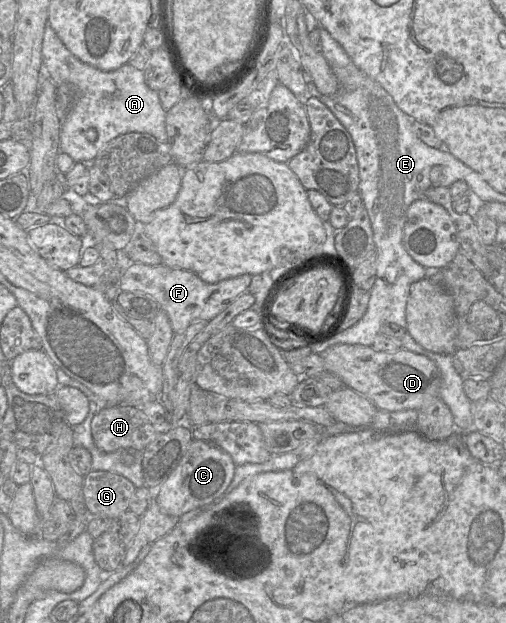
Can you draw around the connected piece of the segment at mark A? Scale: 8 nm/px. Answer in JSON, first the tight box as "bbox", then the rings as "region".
{"bbox":[42,23,167,152],"region":[[[47,23],[42,42],[42,62],[46,75],[55,83],[72,83],[78,88],[78,100],[72,109],[70,116],[74,115],[74,122],[82,121],[88,124],[88,132],[94,129],[97,133],[95,147],[99,147],[99,152],[114,138],[131,132],[148,133],[154,136],[161,143],[167,143],[166,112],[161,104],[158,92],[152,90],[146,83],[144,72],[136,69],[130,63],[122,65],[114,71],[103,71],[90,64],[84,63],[61,41],[55,30]]]}

